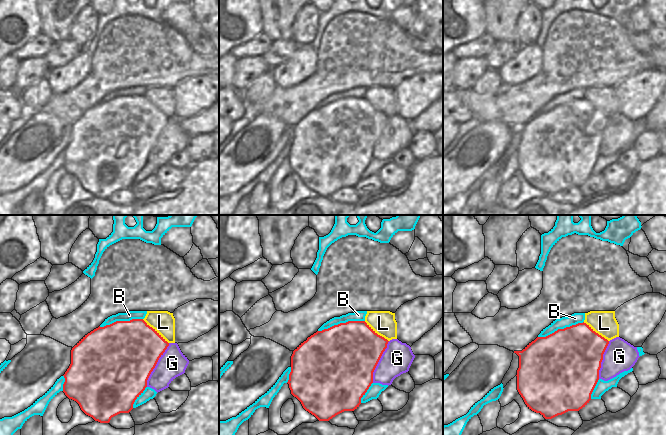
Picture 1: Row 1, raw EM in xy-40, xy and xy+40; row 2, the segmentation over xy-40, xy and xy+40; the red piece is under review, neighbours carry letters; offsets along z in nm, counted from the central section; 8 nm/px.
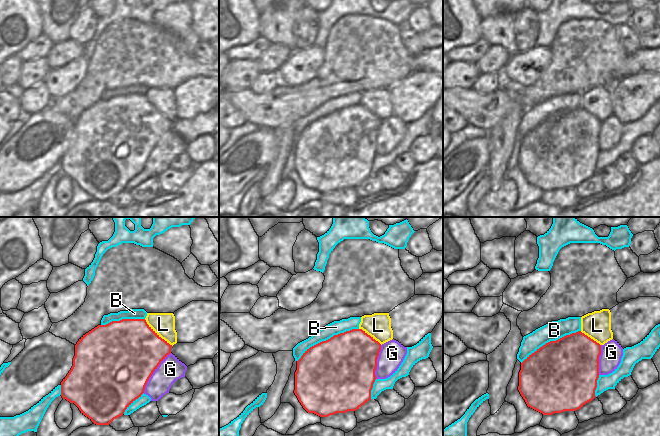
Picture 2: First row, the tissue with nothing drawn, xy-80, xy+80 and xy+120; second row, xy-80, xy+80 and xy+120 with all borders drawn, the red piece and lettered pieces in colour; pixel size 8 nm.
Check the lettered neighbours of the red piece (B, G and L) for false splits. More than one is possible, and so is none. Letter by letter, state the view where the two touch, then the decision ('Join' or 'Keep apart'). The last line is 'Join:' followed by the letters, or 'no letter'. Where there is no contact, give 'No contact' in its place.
B: Touches red in xy. Keep apart
G: Touches red in xy-40. Keep apart
L: Touches red in xy-40. Join
Join: L

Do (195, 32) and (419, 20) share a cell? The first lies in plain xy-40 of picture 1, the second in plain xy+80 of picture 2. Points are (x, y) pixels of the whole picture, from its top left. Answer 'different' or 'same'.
same

